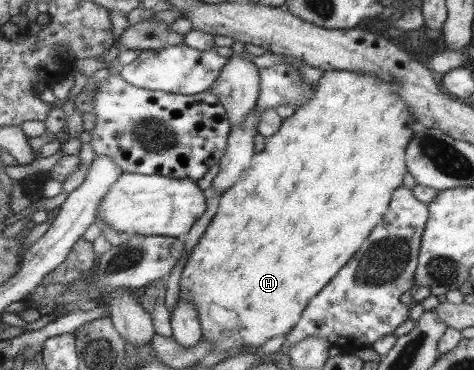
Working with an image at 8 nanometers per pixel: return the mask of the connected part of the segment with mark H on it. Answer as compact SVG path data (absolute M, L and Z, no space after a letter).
M325 71L313 86L313 95L297 107L287 118L280 121L275 134L264 139L261 152L254 153L250 165L243 168L239 179L221 194L219 204L214 216L207 224L197 244L191 249L189 257L183 266L179 278L178 299L187 299L187 303L194 305L201 321L202 337L211 343L213 353L223 353L241 347L259 347L267 339L276 337L289 331L297 325L302 311L309 305L311 298L315 297L335 277L335 274L346 265L357 253L359 246L369 237L371 230L381 222L389 209L390 199L395 190L402 185L403 173L406 171L406 147L414 135L414 115L407 107L407 103L395 91L391 79L374 77L373 75L359 75L355 71Z

